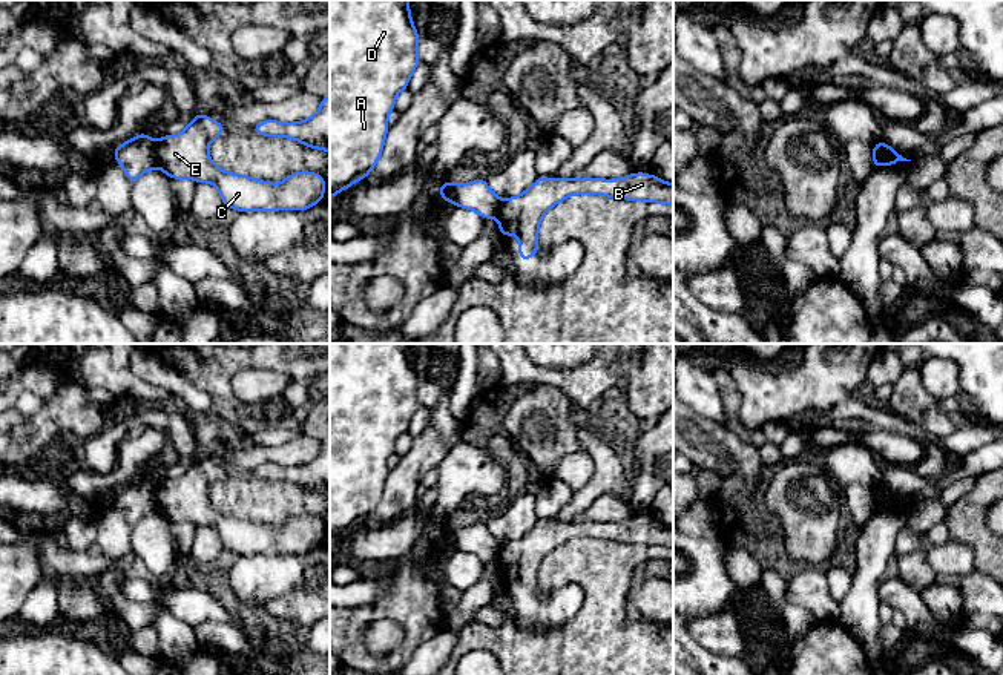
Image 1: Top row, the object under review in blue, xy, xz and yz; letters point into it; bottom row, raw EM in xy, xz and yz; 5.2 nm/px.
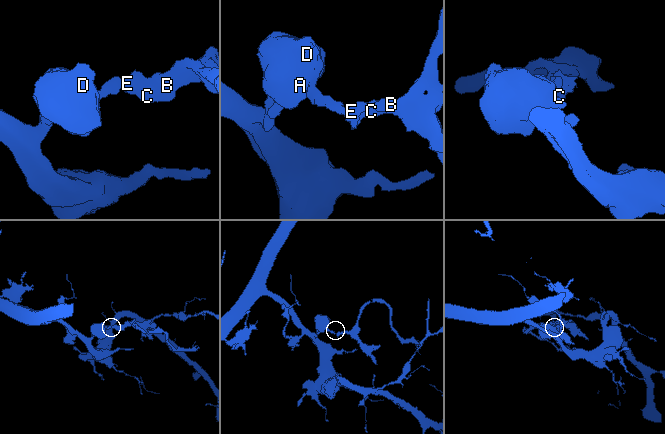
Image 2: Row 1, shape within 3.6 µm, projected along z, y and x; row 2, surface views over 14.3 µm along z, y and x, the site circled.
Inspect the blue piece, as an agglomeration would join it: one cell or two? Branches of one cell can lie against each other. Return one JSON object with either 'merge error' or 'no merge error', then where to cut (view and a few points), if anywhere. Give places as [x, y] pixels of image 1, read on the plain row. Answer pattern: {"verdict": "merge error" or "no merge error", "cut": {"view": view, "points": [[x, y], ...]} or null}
{"verdict": "merge error", "cut": {"view": "xy", "points": [[155, 487], [155, 505], [158, 510]]}}

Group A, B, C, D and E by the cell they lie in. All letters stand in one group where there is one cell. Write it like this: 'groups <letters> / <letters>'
groups A D / B C E

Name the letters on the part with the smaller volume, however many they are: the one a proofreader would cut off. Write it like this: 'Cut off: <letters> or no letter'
Cut off: B, C, E

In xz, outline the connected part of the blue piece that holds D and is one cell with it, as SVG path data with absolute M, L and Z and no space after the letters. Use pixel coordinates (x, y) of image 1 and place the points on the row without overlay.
M330 344L330 542L367 522L379 505L396 439L420 408L419 380L408 344Z

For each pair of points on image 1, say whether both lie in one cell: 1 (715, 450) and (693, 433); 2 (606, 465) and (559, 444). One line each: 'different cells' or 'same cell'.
1: same cell
2: different cells

